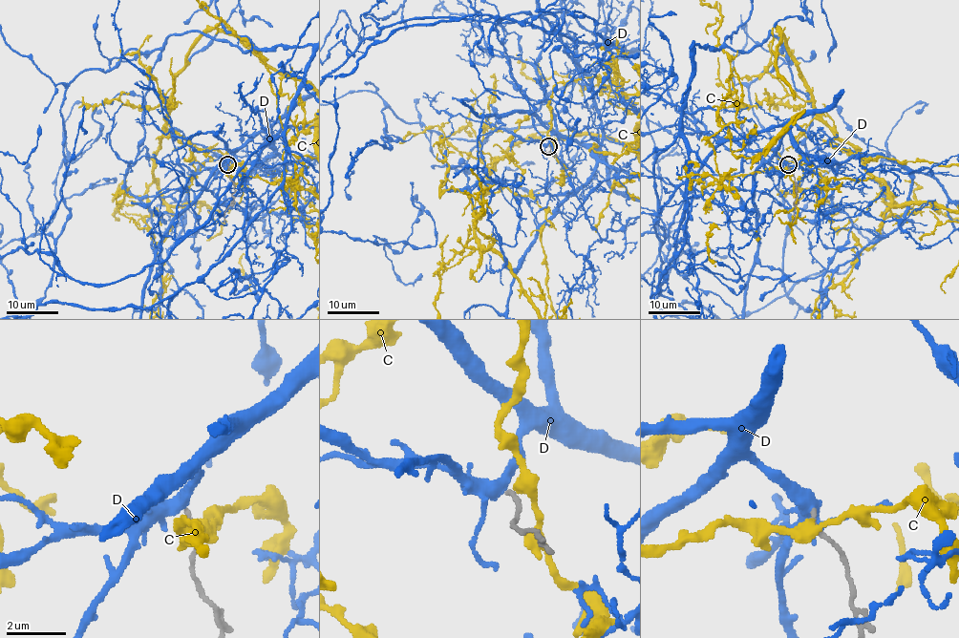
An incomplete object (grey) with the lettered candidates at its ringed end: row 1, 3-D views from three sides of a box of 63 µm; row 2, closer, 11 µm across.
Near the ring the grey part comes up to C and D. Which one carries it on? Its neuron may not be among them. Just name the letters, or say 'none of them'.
D

